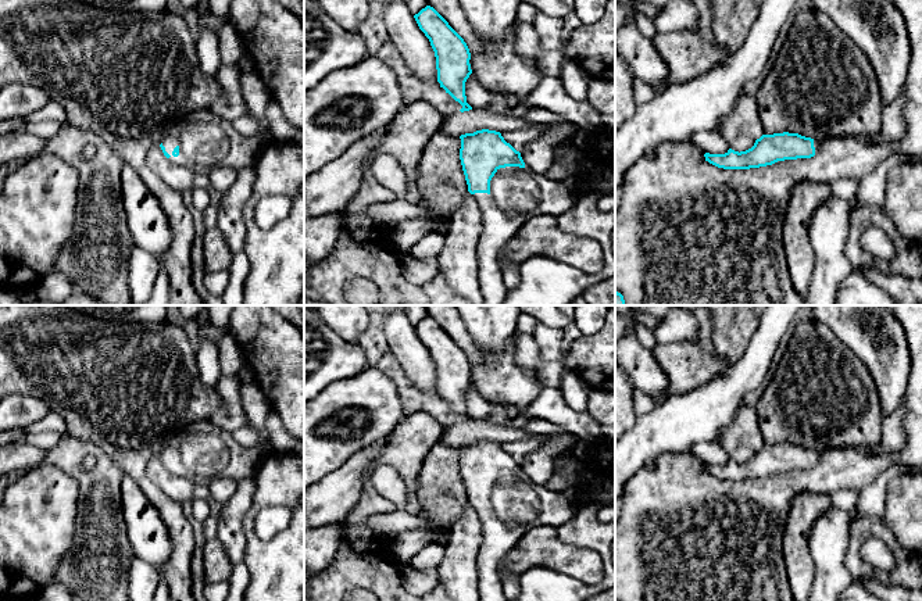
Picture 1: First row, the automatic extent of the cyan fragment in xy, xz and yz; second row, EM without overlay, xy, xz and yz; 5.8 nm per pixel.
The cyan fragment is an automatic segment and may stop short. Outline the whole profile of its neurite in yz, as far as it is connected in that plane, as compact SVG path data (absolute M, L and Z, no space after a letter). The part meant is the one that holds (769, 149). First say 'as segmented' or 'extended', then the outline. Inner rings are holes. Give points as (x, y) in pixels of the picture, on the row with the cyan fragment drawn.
extended; M798 133L762 135L746 151L729 149L725 154L705 153L705 161L723 169L750 169L772 165L778 161L811 158L828 139L811 139Z

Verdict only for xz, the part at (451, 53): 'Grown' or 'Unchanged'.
Unchanged

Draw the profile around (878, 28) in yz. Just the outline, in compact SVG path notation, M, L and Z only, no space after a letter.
M811 0L812 10L826 14L865 53L878 78L883 107L905 85L911 62L911 42L905 19L890 0Z

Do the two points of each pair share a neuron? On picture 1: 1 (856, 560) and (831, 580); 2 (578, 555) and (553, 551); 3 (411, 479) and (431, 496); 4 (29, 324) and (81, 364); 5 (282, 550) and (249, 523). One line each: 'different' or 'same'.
1: different
2: same
3: different
4: same
5: same

